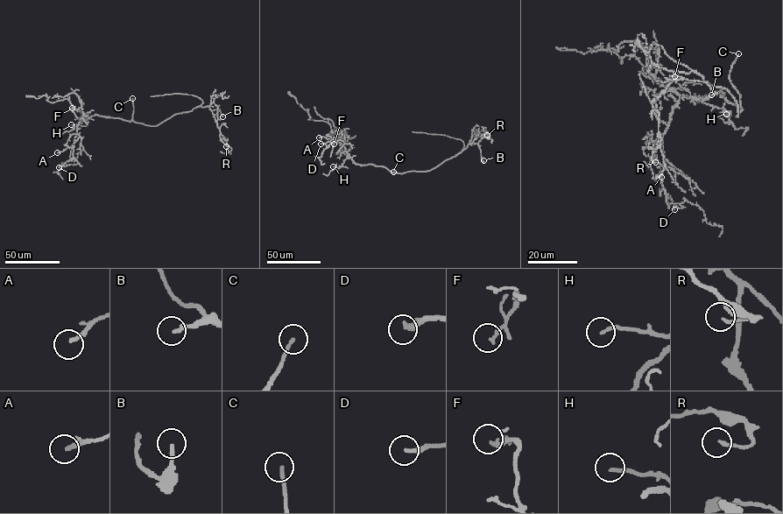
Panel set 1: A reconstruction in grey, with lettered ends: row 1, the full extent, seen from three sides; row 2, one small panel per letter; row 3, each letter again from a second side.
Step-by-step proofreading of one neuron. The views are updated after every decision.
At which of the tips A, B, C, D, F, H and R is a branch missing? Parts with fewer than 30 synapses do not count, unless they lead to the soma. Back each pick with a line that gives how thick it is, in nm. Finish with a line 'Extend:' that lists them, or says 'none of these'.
C: 160 nm thick
D: 240 nm thick
Extend: C, D

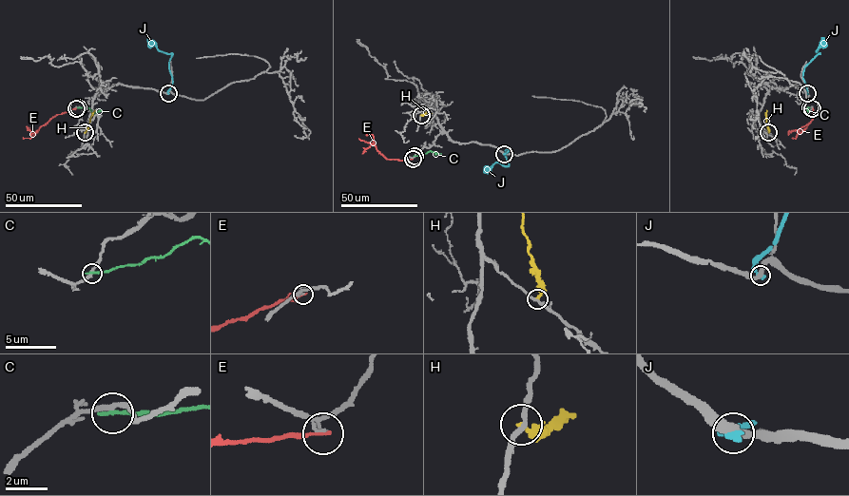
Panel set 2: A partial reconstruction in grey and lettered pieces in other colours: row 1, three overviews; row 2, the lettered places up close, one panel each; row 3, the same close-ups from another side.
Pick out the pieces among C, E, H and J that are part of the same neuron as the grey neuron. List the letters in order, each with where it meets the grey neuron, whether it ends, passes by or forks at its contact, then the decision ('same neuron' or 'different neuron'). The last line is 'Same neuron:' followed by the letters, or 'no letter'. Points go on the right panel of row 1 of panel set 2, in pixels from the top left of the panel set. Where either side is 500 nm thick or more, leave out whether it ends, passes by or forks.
C: meets grey at (810, 107); it ends there; different neuron
E: meets grey at (812, 108); it ends there; different neuron
H: meets grey at (768, 132); it ends there; different neuron
J: meets grey at (807, 93); it ends there; different neuron
Same neuron: no letter

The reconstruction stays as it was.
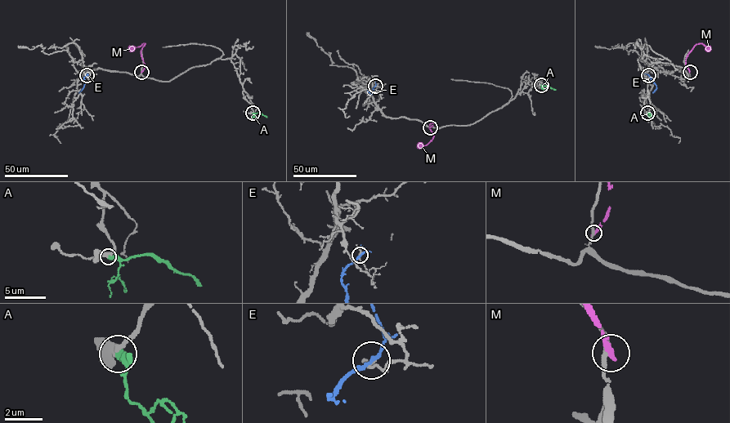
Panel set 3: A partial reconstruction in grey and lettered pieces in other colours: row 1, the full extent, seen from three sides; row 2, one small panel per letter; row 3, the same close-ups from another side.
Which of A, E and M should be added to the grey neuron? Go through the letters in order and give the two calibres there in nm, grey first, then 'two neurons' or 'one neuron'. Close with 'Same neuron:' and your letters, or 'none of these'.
A: 280/460 nm | two neurons
E: 160/190 nm | two neurons
M: 240/320 nm | two neurons
Same neuron: none of these

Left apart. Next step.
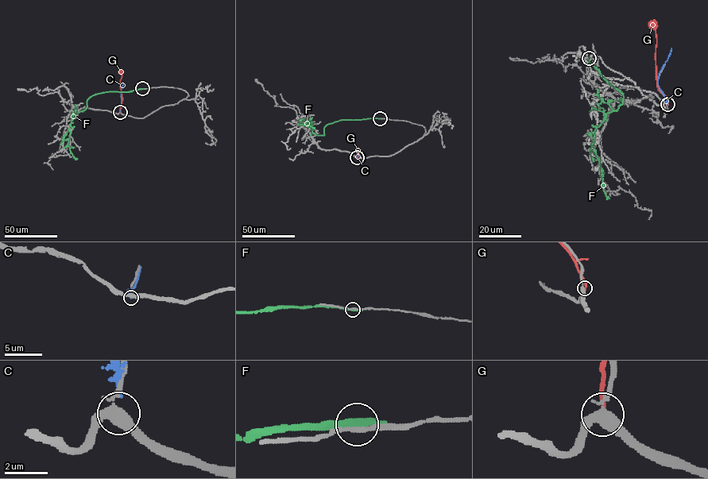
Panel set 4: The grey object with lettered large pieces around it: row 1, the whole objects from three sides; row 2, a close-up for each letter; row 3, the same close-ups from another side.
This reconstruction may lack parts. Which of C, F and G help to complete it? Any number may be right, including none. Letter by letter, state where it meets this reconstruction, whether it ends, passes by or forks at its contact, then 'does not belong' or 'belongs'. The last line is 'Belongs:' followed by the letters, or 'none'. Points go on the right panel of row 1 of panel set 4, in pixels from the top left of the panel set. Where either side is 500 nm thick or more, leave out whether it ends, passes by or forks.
C: contact (667, 105); it ends; does not belong
F: contact (589, 58); it passes by; does not belong
G: contact (667, 104); it ends; does not belong
Belongs: none

